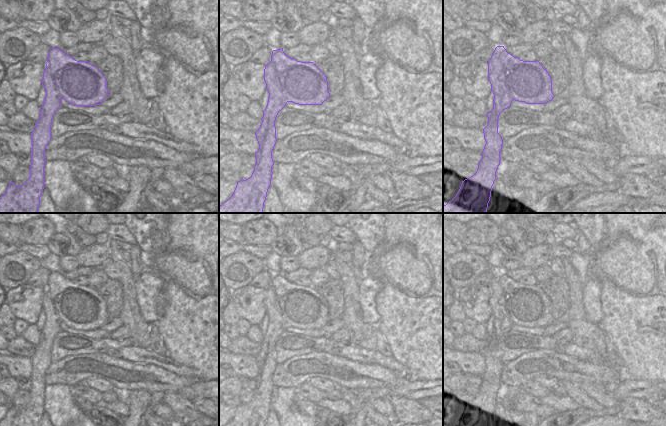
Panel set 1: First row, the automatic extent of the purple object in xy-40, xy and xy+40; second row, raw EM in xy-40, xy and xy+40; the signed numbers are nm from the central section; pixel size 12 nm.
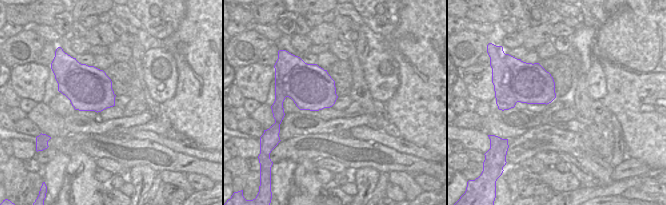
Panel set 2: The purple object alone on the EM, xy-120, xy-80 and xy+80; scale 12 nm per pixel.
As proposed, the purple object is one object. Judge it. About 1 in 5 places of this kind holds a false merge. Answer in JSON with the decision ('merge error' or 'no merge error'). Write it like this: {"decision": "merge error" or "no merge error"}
{"decision": "merge error"}

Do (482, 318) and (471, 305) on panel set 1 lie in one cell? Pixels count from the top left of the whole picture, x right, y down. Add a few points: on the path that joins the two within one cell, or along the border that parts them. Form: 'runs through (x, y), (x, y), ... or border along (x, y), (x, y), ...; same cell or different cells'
runs through (480, 315), (474, 308); same cell

